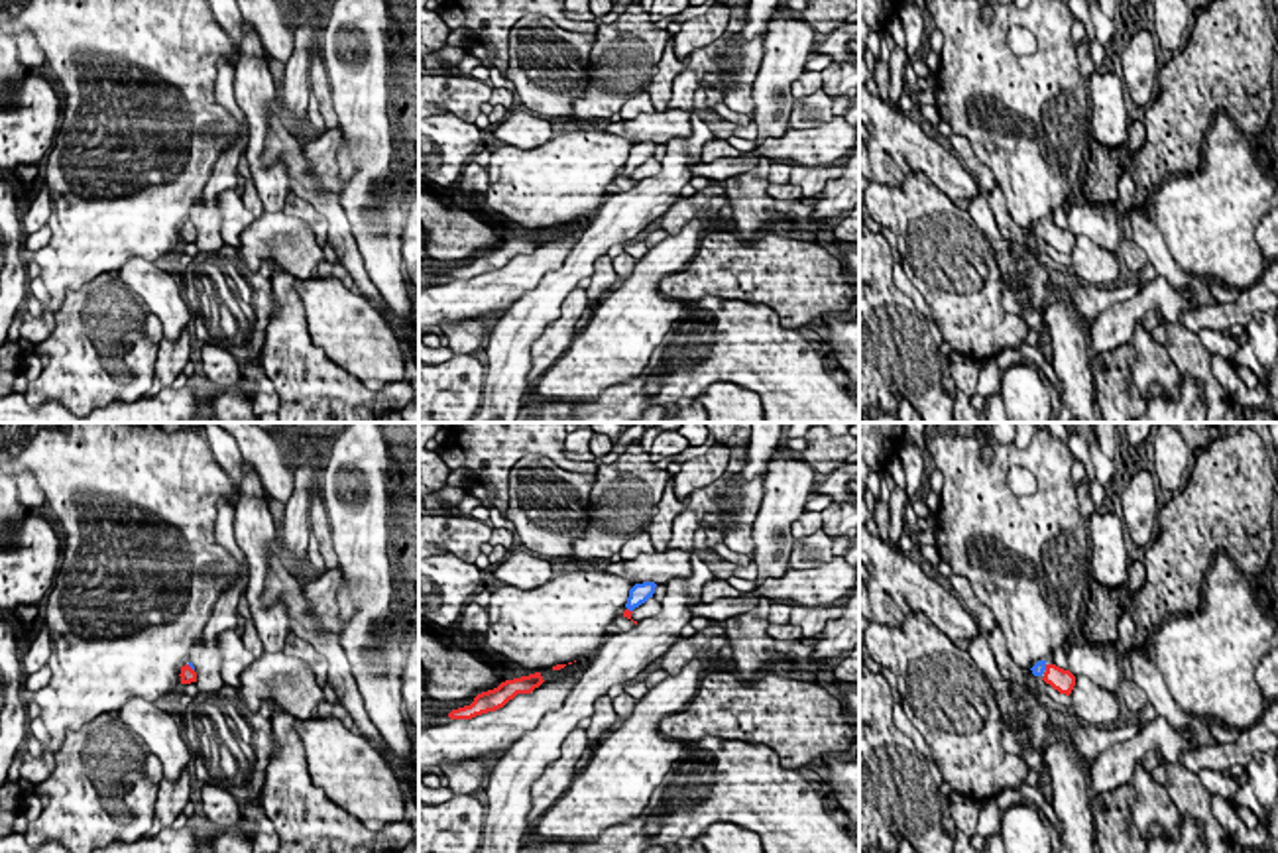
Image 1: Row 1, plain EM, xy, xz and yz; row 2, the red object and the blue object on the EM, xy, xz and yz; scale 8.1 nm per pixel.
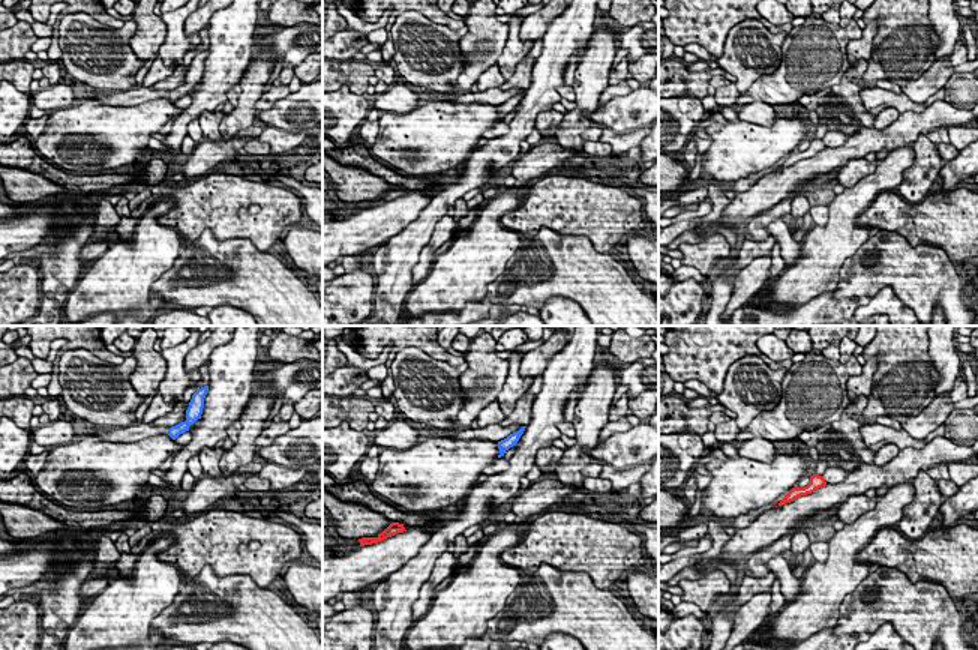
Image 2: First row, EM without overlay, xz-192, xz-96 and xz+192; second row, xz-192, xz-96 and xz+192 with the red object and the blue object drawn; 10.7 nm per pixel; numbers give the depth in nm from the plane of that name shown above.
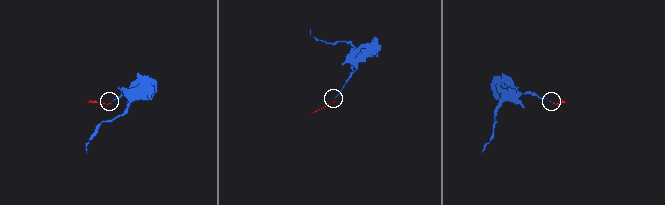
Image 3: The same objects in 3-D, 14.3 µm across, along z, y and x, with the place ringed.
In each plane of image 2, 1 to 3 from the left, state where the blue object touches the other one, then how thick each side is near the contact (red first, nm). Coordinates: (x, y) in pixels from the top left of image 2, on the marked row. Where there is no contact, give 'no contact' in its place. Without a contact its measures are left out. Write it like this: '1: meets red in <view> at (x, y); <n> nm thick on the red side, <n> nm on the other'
1: no contact
2: no contact
3: no contact

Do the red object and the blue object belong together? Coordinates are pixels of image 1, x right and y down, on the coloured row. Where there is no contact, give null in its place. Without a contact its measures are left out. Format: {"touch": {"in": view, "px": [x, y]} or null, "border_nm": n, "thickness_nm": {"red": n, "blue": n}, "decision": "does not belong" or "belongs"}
{"touch": {"in": "xy", "px": [191, 669]}, "border_nm": 80, "thickness_nm": {"red": 130, "blue": 30}, "decision": "belongs"}

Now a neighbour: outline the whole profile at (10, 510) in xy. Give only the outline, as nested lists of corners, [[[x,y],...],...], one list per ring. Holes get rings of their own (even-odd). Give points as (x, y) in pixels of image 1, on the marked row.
[[[0,468],[0,535],[6,540],[10,540],[22,517],[24,509],[18,499],[16,476],[10,476]]]

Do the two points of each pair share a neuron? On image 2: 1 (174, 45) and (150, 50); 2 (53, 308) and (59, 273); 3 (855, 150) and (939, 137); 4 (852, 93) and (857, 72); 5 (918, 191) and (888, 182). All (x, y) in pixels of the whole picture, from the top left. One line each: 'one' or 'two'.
1: two
2: one
3: two
4: one
5: two

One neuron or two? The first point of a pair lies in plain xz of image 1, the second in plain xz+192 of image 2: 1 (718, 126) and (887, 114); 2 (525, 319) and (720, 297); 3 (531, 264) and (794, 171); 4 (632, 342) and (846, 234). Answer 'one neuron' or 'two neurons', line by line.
1: two neurons
2: one neuron
3: one neuron
4: one neuron

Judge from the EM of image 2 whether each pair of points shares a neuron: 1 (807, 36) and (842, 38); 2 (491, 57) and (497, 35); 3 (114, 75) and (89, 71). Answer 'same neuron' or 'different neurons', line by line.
1: same neuron
2: same neuron
3: same neuron

